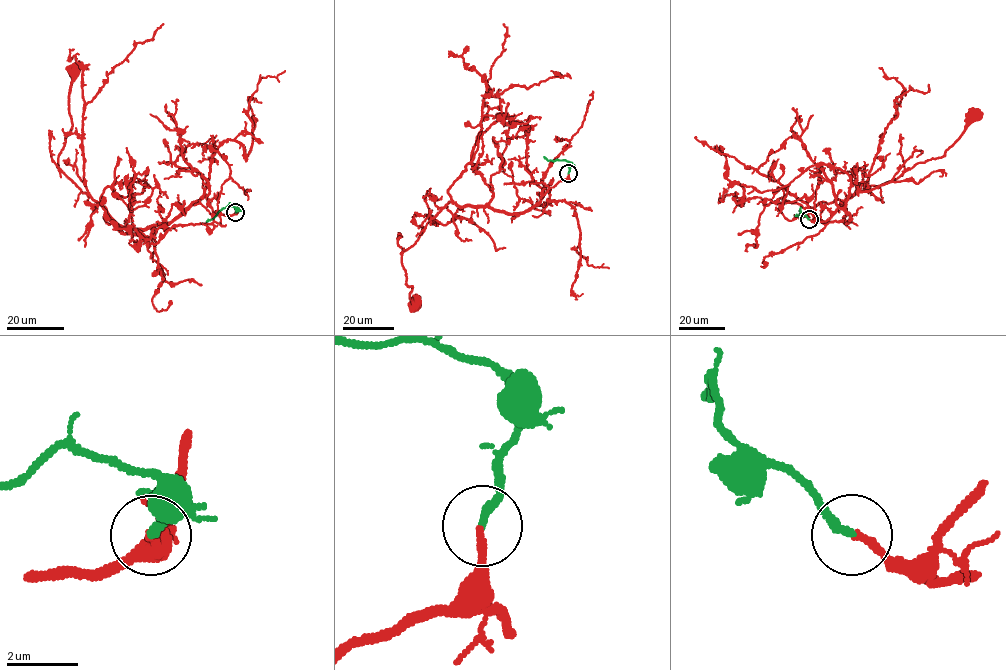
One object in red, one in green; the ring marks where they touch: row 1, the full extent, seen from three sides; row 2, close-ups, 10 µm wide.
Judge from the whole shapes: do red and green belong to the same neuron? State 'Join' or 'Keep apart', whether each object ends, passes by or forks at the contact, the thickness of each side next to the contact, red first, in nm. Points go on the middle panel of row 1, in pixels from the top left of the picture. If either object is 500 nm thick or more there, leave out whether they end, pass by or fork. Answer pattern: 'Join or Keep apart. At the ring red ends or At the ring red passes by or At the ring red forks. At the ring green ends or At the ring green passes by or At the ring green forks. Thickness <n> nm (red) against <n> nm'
Join. At the ring red ends. At the ring green ends. Thickness 220 nm (red) against 240 nm

